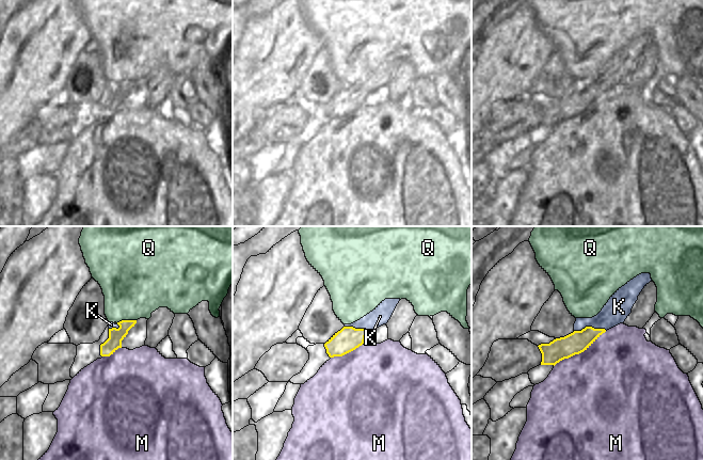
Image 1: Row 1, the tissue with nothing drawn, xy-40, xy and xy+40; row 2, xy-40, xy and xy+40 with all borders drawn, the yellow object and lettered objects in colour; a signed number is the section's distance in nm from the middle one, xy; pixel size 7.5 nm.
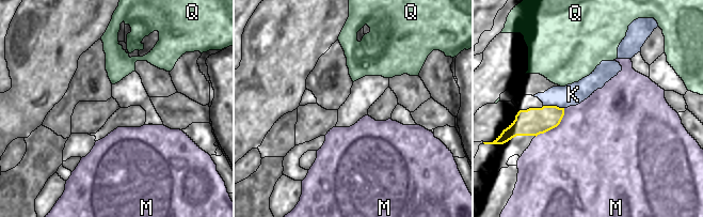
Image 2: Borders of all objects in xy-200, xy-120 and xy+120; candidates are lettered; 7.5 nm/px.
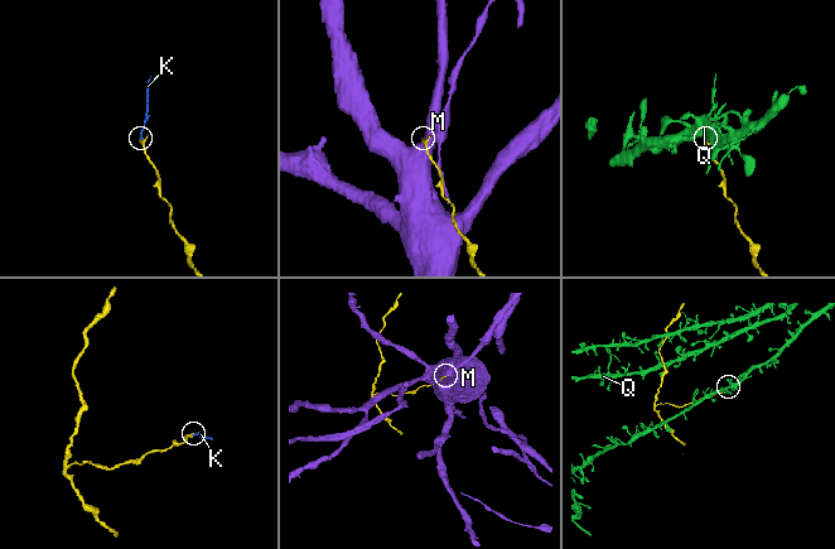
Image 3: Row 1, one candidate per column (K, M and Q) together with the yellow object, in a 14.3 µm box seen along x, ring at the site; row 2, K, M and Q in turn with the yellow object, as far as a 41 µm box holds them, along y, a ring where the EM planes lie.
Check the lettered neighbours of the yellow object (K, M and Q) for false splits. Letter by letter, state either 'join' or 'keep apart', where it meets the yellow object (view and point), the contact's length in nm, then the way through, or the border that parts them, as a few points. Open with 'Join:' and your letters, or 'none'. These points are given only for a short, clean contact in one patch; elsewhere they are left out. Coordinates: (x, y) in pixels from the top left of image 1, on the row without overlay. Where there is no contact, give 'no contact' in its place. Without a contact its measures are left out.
Join: K
K: join; meets yellow in xy+40 at (590, 88); contact 240 nm long
M: keep apart; meets yellow in xy+40 at (579, 113); contact 480 nm long
Q: keep apart; meets yellow in xy-40 at (126, 81); contact 150 nm long; border along xy-40 (136, 80), (122, 80), (116, 83)

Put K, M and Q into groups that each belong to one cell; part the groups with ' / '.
K / M / Q

